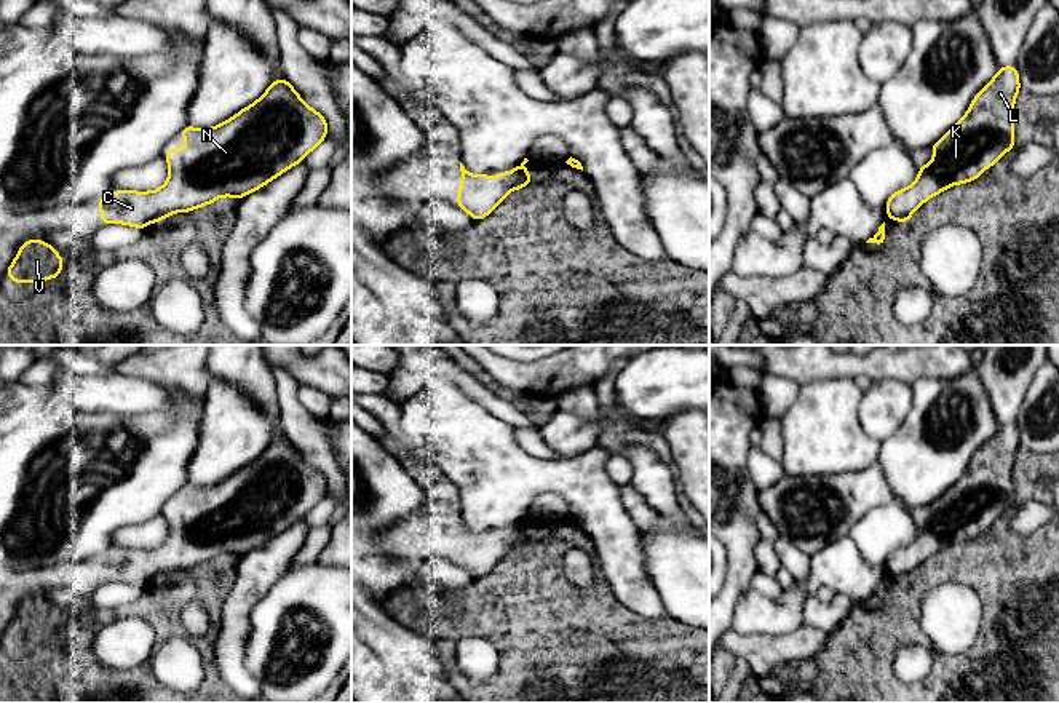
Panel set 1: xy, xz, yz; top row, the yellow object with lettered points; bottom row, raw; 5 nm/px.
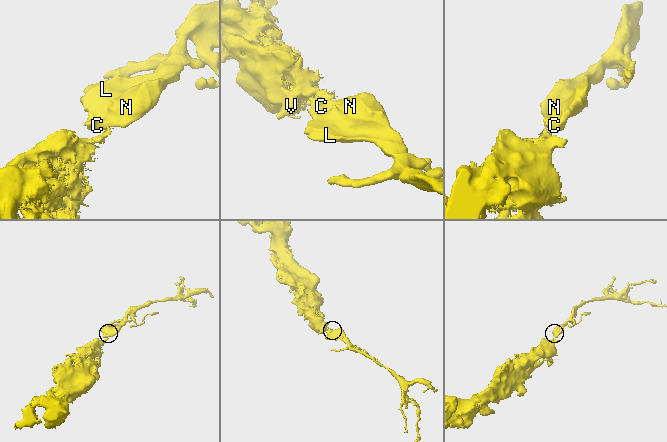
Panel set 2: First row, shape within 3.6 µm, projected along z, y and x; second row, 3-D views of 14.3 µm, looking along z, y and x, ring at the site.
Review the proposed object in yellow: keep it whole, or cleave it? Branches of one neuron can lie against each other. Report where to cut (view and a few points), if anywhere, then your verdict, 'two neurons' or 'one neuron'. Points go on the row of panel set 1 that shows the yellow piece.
yz (909, 214), (895, 219) | two neurons

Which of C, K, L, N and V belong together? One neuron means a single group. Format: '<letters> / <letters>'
C K L N / V

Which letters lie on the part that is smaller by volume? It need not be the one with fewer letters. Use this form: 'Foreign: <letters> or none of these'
Foreign: C, K, L, N

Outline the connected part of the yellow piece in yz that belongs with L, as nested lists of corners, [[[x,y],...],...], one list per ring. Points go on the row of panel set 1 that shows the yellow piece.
[[[1000,67],[958,123],[931,145],[933,161],[918,168],[917,181],[888,198],[886,216],[894,220],[910,216],[928,198],[978,179],[1014,149],[1013,107],[1019,91],[1017,67]]]

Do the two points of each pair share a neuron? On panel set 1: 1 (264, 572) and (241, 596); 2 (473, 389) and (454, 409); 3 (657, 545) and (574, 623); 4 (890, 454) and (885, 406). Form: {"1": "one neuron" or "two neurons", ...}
{"1": "one neuron", "2": "two neurons", "3": "two neurons", "4": "two neurons"}

